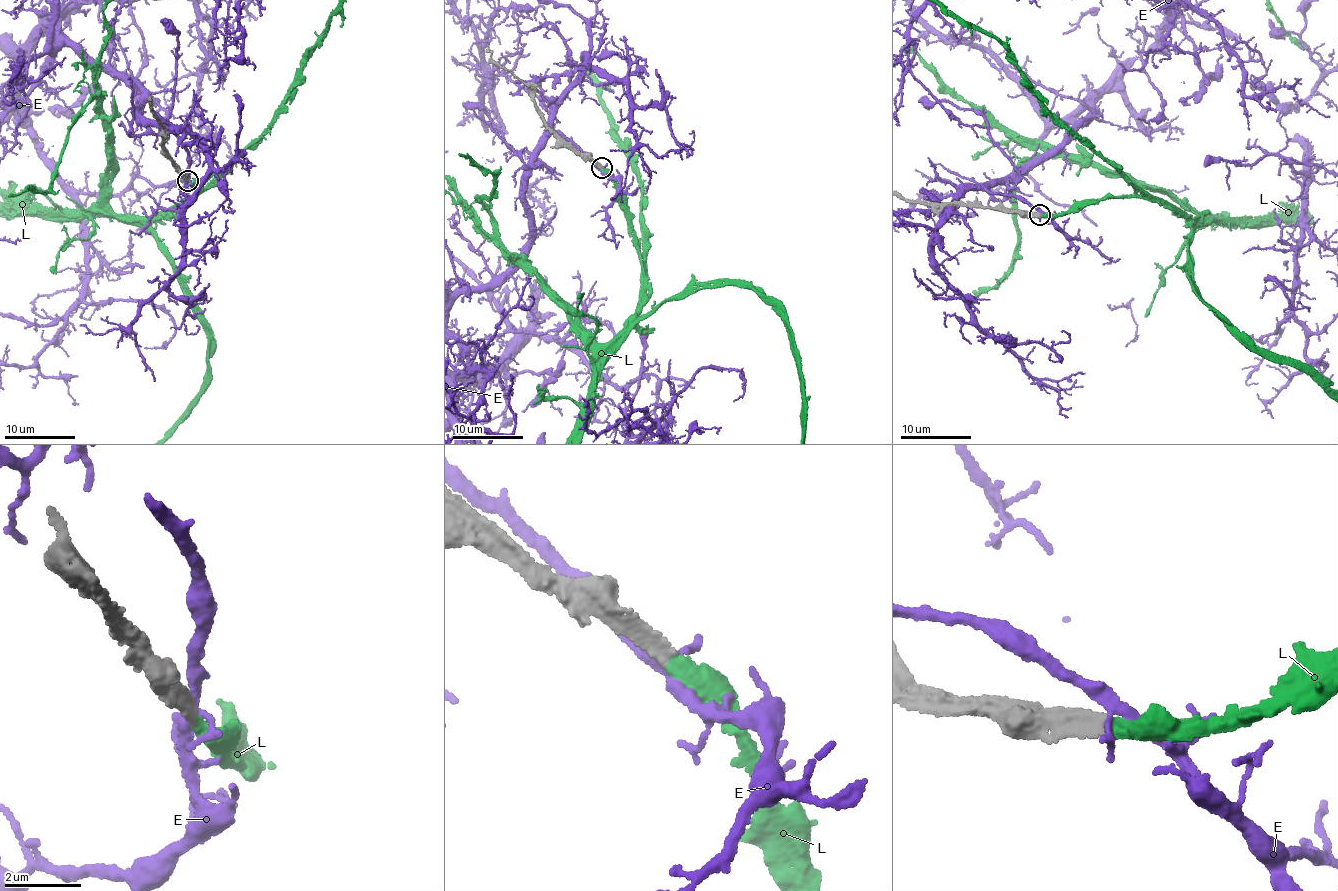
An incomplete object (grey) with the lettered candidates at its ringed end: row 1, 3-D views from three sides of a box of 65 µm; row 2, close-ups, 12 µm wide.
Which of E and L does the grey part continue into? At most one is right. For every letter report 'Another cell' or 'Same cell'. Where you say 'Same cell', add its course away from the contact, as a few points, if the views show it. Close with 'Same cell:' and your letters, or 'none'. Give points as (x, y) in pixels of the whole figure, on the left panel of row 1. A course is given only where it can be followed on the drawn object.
E: Another cell
L: Same cell
Same cell: L

